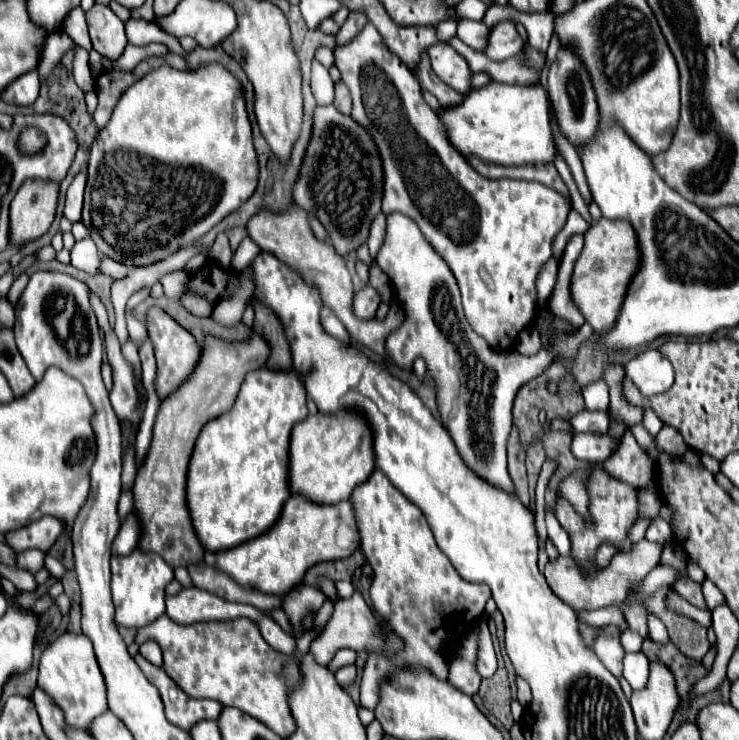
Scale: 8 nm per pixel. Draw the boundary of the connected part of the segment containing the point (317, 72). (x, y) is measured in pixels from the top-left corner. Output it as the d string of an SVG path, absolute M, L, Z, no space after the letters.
M314 60L312 64L312 94L318 106L328 106L334 100L334 82L328 70L318 60Z

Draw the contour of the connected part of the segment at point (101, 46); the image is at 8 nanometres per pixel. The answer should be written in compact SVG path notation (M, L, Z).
M94 4L92 10L86 12L86 22L94 50L108 60L118 60L128 44L124 22L108 6L102 4Z

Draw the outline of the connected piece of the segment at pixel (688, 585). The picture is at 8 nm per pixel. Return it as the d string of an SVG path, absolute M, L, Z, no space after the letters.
M684 578L684 580L678 580L678 582L674 584L674 588L676 588L676 592L678 592L684 600L688 600L690 604L694 604L696 608L706 608L706 602L704 602L702 586L700 586L700 584L692 582L690 578Z

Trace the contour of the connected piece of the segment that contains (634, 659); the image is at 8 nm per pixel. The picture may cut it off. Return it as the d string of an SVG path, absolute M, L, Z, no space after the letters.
M628 652L624 658L624 678L632 686L632 690L640 690L648 680L648 658L642 652Z

